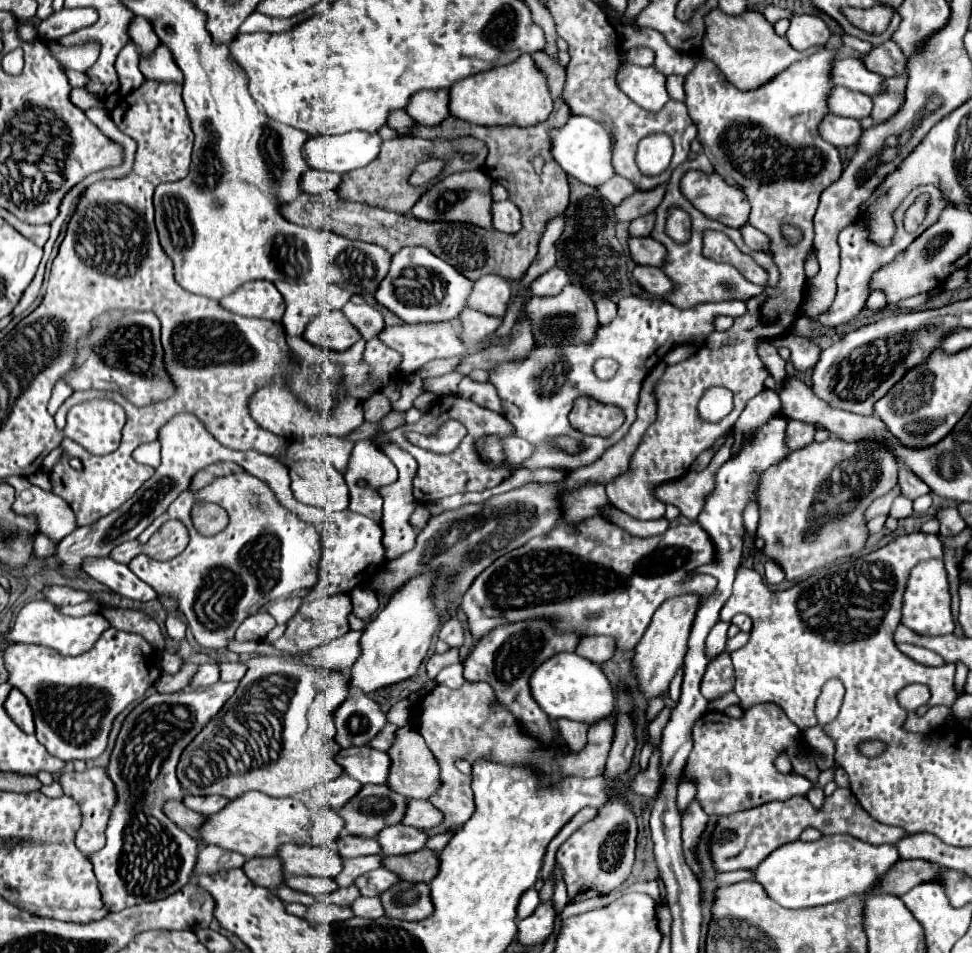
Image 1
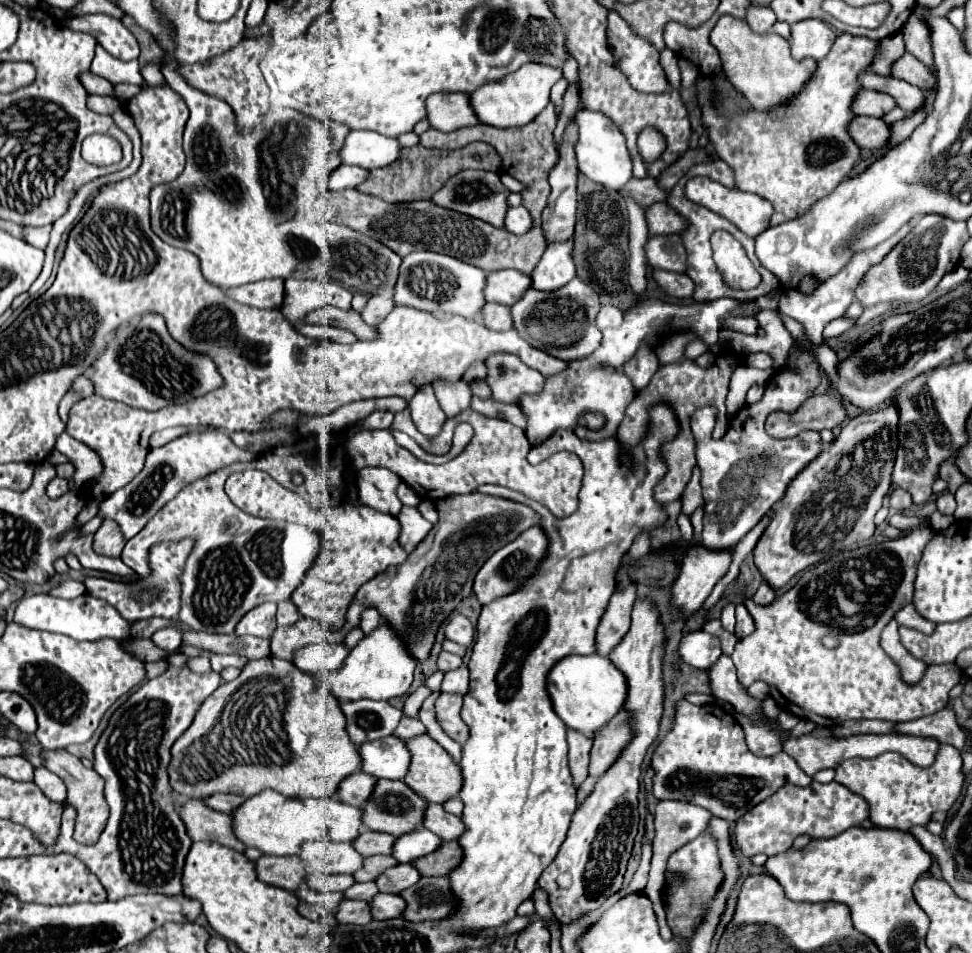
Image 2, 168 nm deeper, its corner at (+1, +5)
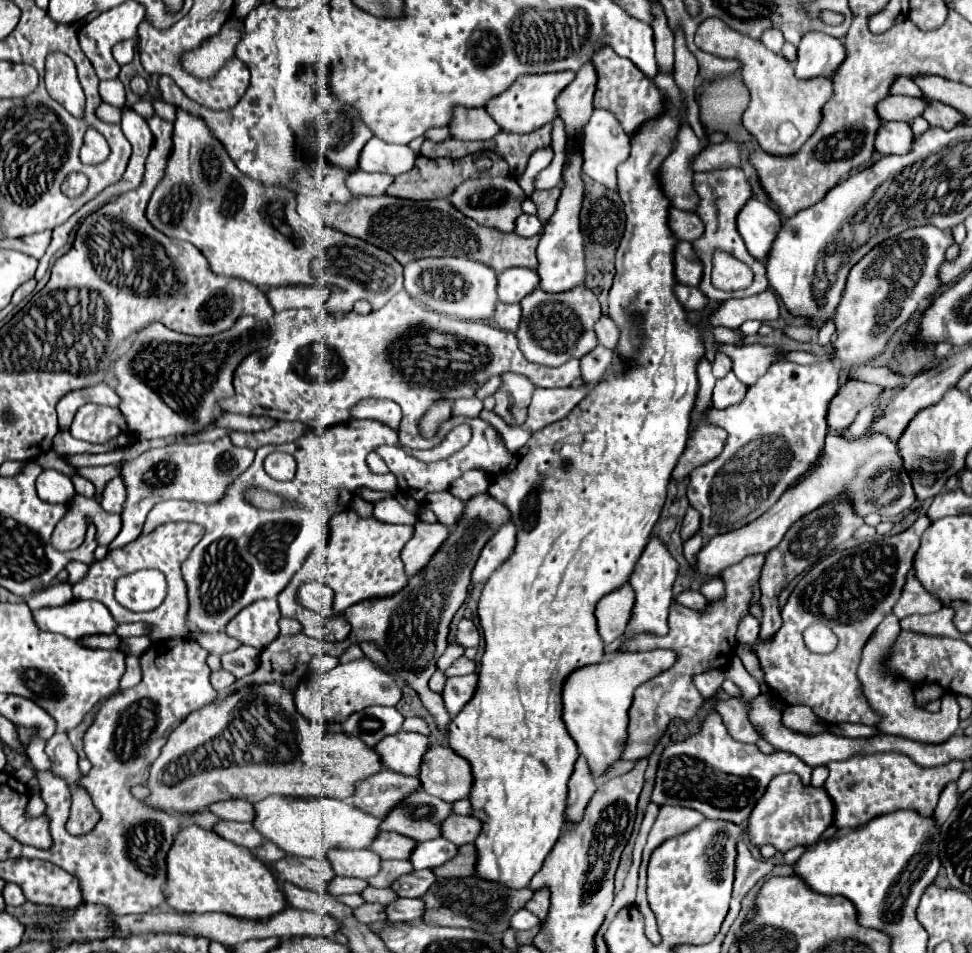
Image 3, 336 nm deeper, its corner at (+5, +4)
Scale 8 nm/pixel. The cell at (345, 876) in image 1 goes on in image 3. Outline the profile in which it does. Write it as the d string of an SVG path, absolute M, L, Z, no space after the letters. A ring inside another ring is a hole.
M384 860L380 866L380 874L368 878L370 886L388 888L398 876L412 872L412 864L408 860Z

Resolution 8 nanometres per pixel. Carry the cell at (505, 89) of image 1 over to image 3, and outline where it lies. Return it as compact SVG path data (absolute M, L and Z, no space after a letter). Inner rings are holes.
M574 72L524 74L514 82L514 86L504 90L504 94L498 94L496 98L492 98L492 102L488 102L488 106L484 106L484 108L488 110L488 114L492 114L494 122L498 122L498 126L504 132L528 134L528 132L534 132L536 128L552 122L558 116L554 100L560 94L560 90L564 86L568 86L572 80L574 80Z

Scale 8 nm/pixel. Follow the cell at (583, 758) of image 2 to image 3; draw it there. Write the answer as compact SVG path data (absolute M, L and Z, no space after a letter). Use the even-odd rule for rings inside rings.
M580 754L574 764L574 774L568 782L568 808L566 808L568 820L574 822L582 818L582 812L594 792L596 792L596 782L588 770L588 762L584 762L584 756Z

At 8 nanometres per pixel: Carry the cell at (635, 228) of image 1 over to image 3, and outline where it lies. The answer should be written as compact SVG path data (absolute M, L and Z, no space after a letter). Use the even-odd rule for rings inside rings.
M678 208L668 210L668 226L678 240L686 242L694 242L704 232L704 224L694 212L684 212Z

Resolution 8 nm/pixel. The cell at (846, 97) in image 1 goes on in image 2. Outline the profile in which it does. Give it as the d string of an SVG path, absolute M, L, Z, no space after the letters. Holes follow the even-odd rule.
M864 89L864 93L860 93L860 97L852 105L856 115L868 115L868 117L882 117L894 107L896 107L896 101L888 93L868 91L868 89Z

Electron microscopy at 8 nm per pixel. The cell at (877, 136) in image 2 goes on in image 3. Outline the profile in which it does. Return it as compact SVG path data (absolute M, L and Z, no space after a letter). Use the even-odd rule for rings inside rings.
M882 122L876 132L874 150L878 154L906 154L912 144L912 130L906 122Z

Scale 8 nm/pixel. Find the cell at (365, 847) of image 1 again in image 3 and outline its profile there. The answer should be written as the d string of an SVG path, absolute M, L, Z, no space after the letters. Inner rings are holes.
M380 832L376 836L376 842L372 842L372 848L376 854L380 854L382 860L408 860L412 848L416 846L414 840L394 834L394 832Z

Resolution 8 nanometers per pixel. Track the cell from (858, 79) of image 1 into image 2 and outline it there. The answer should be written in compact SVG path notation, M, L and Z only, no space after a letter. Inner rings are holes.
M864 73L864 77L860 77L860 81L866 89L886 91L888 95L892 95L896 99L898 107L908 113L914 113L914 111L922 109L922 105L924 105L924 91L910 83L904 83L900 79L880 77L876 73Z

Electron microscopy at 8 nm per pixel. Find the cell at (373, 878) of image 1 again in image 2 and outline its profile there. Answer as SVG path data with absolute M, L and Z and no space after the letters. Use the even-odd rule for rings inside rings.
M396 865L392 869L386 869L378 879L376 885L384 893L402 893L404 889L416 885L420 881L420 871L414 865Z

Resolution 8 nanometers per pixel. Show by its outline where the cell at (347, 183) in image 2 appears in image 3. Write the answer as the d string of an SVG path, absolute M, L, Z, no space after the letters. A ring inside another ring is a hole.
M356 168L346 178L346 186L354 196L358 196L358 194L368 194L368 196L384 194L384 190L390 184L392 184L392 176L388 176L388 174L370 174L370 172L364 172L360 168Z

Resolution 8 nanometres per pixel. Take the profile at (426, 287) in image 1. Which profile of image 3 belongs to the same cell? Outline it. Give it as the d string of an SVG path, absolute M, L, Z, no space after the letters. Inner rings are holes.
M422 258L410 262L404 266L404 288L438 314L464 320L488 320L498 302L494 270L468 258Z

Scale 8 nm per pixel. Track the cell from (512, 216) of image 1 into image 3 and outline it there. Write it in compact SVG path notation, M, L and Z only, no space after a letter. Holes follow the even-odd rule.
M520 214L518 218L516 218L516 234L518 236L534 236L534 234L538 234L542 230L542 224L540 224L540 220L536 218L536 216L530 216L530 214Z

